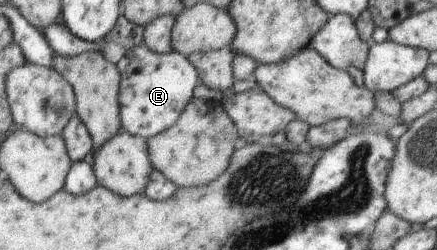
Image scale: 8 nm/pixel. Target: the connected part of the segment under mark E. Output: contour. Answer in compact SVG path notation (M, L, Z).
M144 43L128 48L115 65L121 74L117 102L122 130L143 139L174 125L199 83L196 69L185 56L174 51L157 54Z

